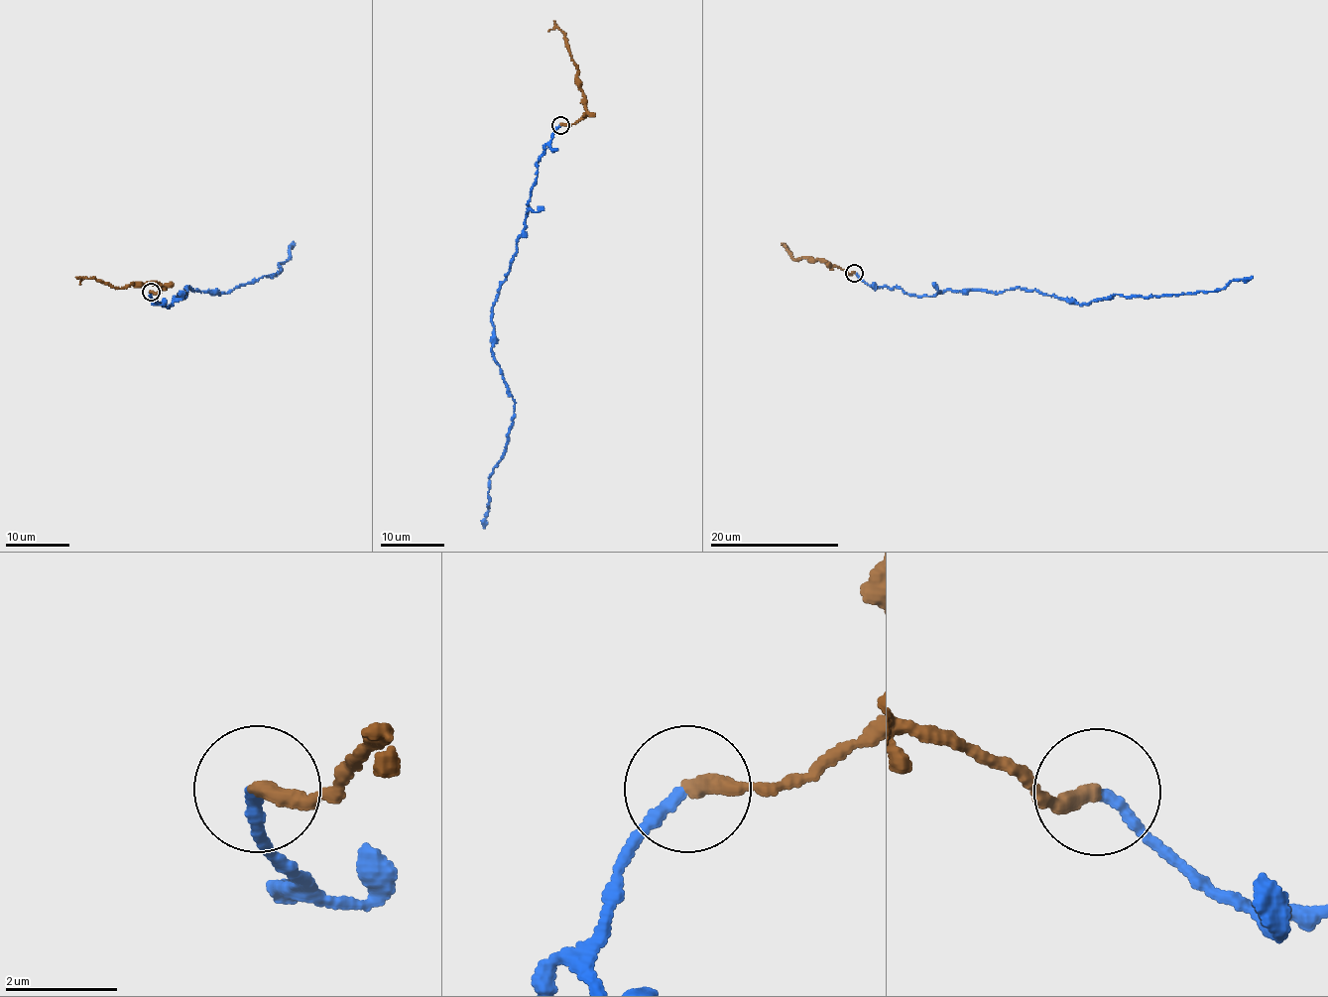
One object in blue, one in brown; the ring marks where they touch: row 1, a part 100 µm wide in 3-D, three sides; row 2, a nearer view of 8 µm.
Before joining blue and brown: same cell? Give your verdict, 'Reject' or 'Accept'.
Accept

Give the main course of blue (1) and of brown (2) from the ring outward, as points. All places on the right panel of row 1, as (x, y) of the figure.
1: (855, 273), (873, 286), (917, 296), (1016, 288), (1086, 305), (1114, 294), (1220, 290), (1253, 276)
2: (855, 273), (848, 274), (818, 260), (797, 258), (796, 261), (791, 258), (784, 246), (790, 251)

